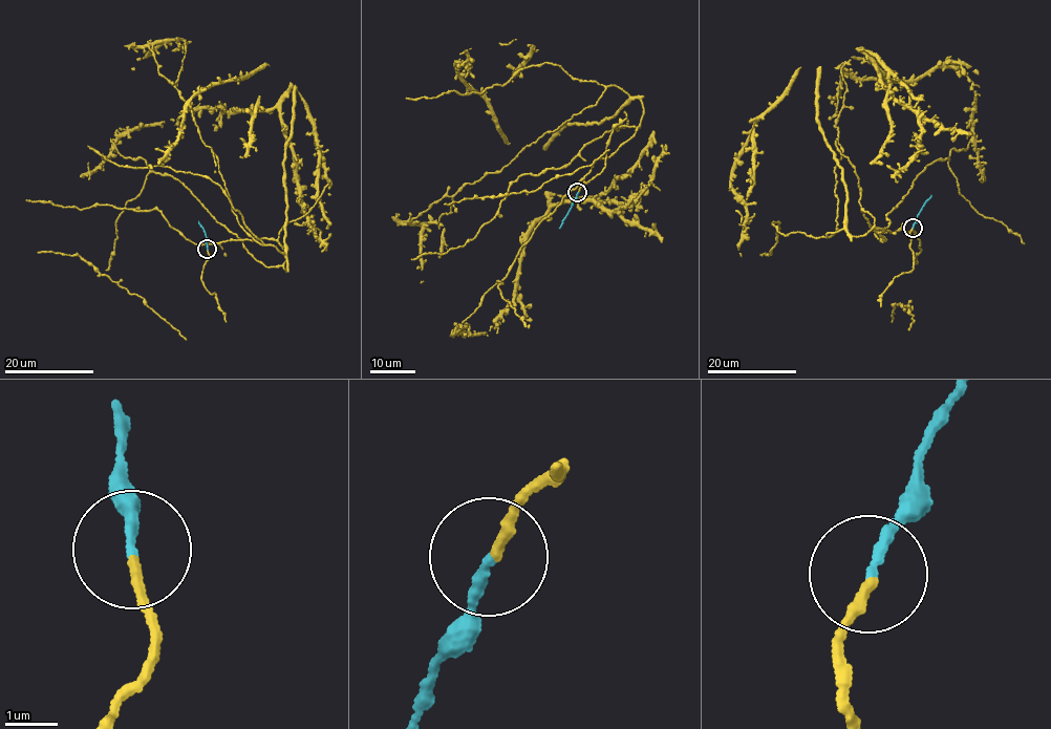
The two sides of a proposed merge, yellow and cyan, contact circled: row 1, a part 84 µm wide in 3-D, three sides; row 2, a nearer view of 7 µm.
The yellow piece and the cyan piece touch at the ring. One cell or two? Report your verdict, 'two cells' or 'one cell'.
one cell

